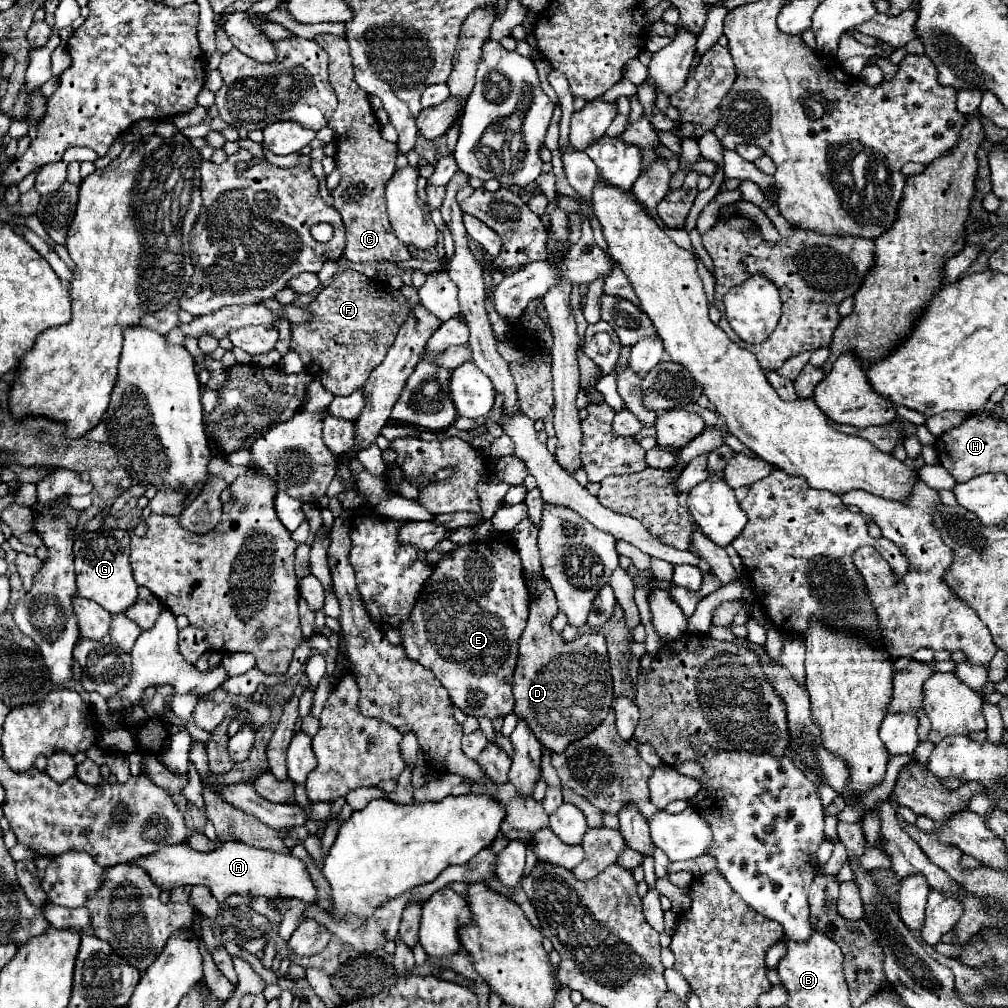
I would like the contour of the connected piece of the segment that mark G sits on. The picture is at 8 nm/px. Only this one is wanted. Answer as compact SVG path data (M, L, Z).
M100 527L82 537L76 555L76 585L80 597L96 601L108 613L124 613L138 601L138 585L130 567L130 535L124 529Z

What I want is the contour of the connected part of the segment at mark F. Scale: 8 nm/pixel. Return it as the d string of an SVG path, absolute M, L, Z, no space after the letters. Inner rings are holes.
M352 269L338 273L334 283L324 287L306 309L312 317L302 325L292 325L290 349L300 355L306 373L320 379L322 387L334 395L350 395L364 385L410 315L410 305L398 289Z

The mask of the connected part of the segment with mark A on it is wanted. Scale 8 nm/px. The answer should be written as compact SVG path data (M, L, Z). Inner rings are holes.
M226 841L210 853L198 853L188 845L166 845L166 849L134 863L154 877L154 883L162 889L172 889L178 885L206 885L222 905L230 895L296 897L308 903L316 901L316 889L300 859L290 853L284 855L268 849L254 849L252 845L242 845L240 841Z

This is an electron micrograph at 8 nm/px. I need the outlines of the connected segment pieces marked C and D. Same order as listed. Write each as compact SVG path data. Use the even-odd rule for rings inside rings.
M324 33L316 35L314 41L328 53L328 79L338 97L338 109L334 111L328 127L336 135L334 163L342 175L338 187L332 191L332 197L334 207L342 215L342 223L346 227L344 257L352 263L410 259L412 255L408 247L400 243L390 229L384 201L384 187L386 181L390 181L394 175L398 145L382 139L378 119L368 101L368 93L354 81L350 51L344 37Z
M546 581L536 583L536 601L530 605L530 617L520 637L520 655L514 671L514 711L530 725L538 741L554 753L564 751L570 741L596 729L598 723L606 719L614 699L604 635L588 631L564 643L560 633L550 627L558 611L550 585Z

